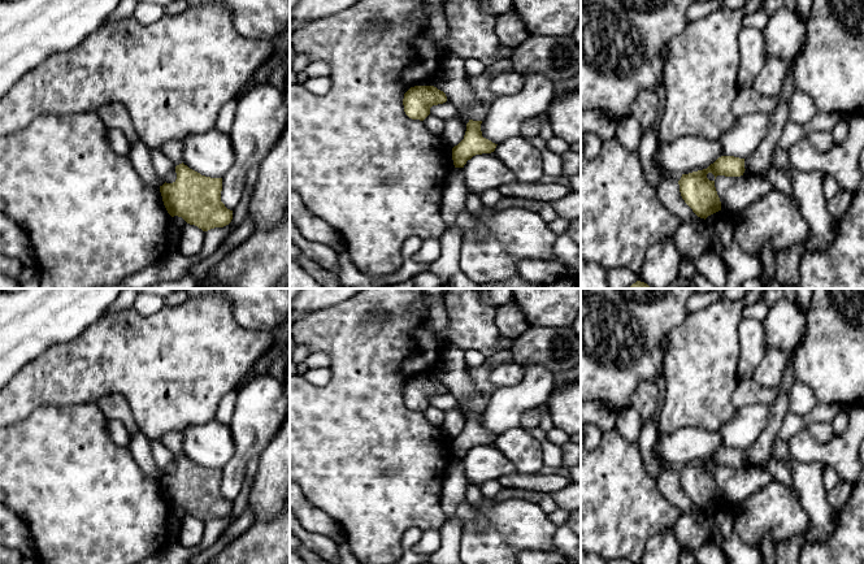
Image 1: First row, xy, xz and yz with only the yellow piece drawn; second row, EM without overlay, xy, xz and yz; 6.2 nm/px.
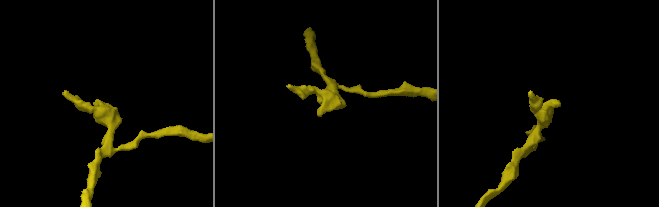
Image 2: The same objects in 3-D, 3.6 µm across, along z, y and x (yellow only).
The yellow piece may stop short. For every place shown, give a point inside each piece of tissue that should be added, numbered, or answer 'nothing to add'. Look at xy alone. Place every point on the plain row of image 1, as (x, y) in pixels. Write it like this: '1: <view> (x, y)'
nothing to add

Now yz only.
1: yz (756, 455)

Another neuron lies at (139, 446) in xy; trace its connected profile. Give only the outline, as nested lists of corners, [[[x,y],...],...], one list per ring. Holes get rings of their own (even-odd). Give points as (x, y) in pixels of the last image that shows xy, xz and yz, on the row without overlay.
[[[139,430],[136,435],[129,439],[127,448],[139,465],[140,472],[155,482],[160,482],[160,474],[151,451],[151,442],[152,439]]]

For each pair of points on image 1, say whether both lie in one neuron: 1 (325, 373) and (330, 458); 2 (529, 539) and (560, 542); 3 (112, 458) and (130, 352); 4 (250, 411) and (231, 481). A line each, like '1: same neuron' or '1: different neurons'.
1: different neurons
2: different neurons
3: different neurons
4: same neuron

